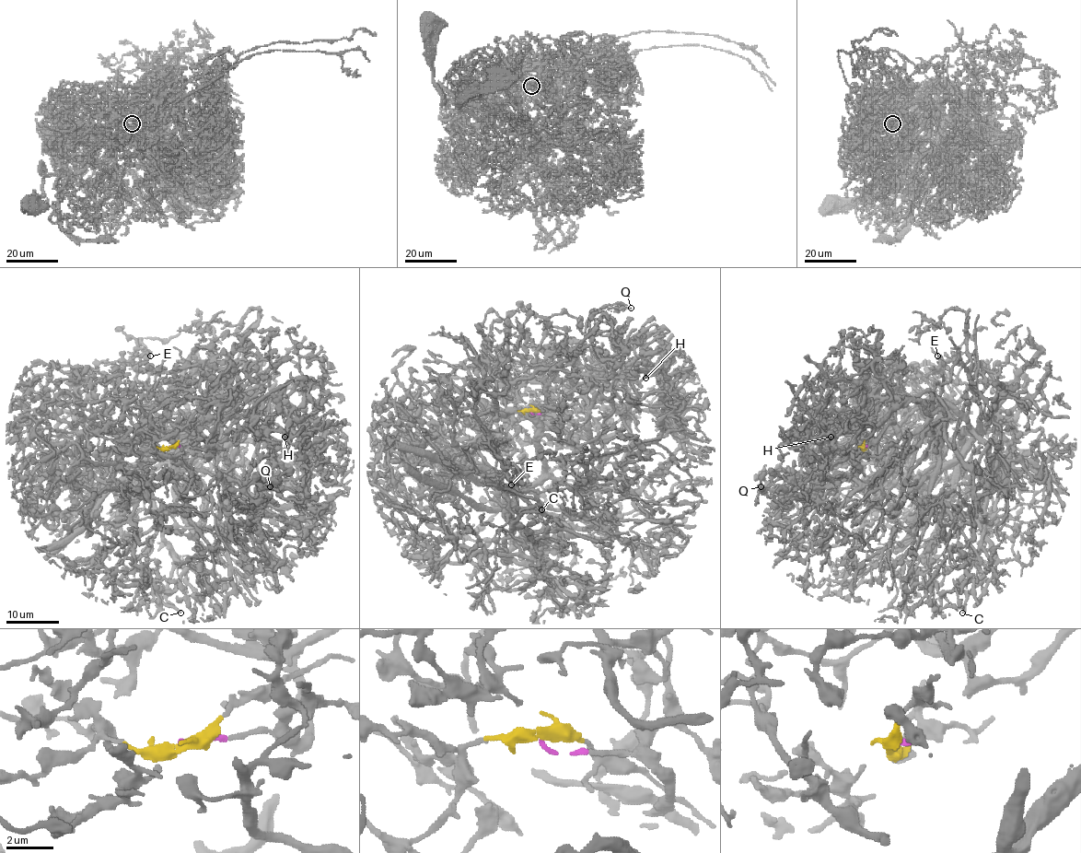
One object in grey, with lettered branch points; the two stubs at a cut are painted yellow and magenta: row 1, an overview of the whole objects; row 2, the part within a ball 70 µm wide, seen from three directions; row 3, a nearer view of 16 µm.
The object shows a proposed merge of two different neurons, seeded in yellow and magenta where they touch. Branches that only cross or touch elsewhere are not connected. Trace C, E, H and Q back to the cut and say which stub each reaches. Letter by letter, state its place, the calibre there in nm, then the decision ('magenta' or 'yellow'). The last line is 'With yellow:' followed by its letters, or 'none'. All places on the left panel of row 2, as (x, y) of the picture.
C: (180, 613) | 280 nm | yellow
E: (150, 356) | 200 nm | magenta
H: (284, 437) | 190 nm | yellow
Q: (270, 486) | 120 nm | yellow
With yellow: C, H, Q

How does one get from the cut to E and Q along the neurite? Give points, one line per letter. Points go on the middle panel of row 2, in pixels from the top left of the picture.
E: (529, 412), (575, 442), (542, 436), (542, 472), (517, 490), (471, 473), (541, 555), (498, 506), (511, 484)
Q: (529, 411), (499, 436), (519, 427), (489, 360), (568, 406), (602, 374), (585, 363), (586, 320), (631, 308)

